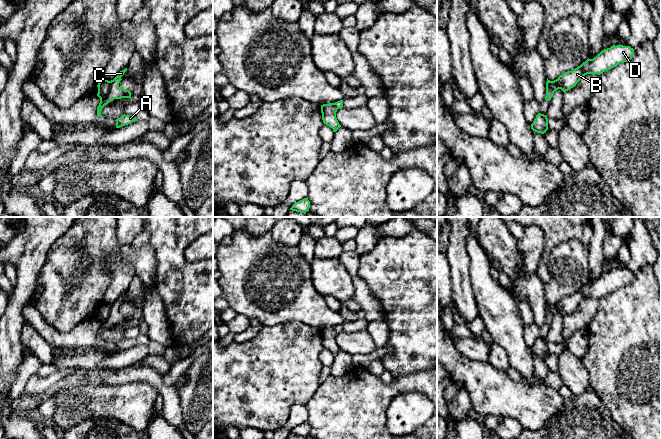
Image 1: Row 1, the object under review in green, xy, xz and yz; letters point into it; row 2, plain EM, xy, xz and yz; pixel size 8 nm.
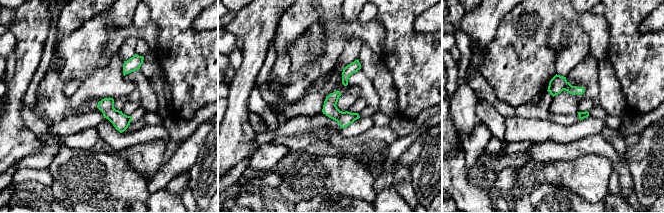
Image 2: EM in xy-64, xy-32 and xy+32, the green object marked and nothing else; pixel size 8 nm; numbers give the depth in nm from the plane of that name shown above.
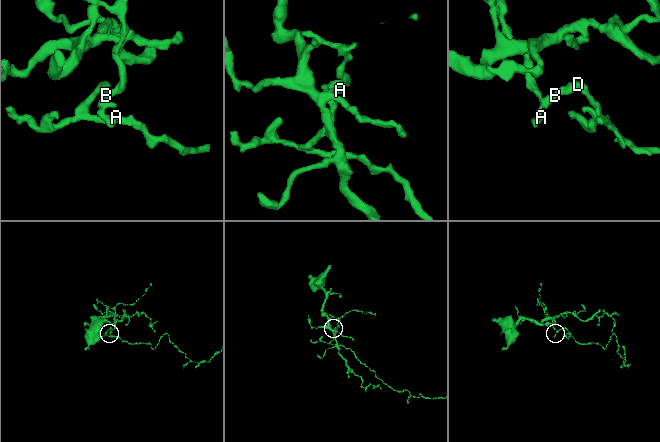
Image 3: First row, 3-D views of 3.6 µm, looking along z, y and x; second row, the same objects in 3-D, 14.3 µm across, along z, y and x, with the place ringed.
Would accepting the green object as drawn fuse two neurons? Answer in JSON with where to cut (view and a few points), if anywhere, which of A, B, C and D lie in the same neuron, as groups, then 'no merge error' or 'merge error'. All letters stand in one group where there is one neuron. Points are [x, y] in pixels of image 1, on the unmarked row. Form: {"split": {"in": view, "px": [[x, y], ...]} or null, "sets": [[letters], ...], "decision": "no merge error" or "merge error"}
{"split": {"in": "xy", "px": [[110, 305], [109, 316], [100, 323]]}, "sets": [["A", "C"], ["B", "D"]], "decision": "merge error"}

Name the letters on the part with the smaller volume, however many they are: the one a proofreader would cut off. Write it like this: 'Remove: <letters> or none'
Remove: B, D

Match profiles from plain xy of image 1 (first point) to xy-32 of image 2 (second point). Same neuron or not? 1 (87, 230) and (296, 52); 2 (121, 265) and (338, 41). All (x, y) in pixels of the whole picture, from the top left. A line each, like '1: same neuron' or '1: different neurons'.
1: different neurons
2: different neurons

